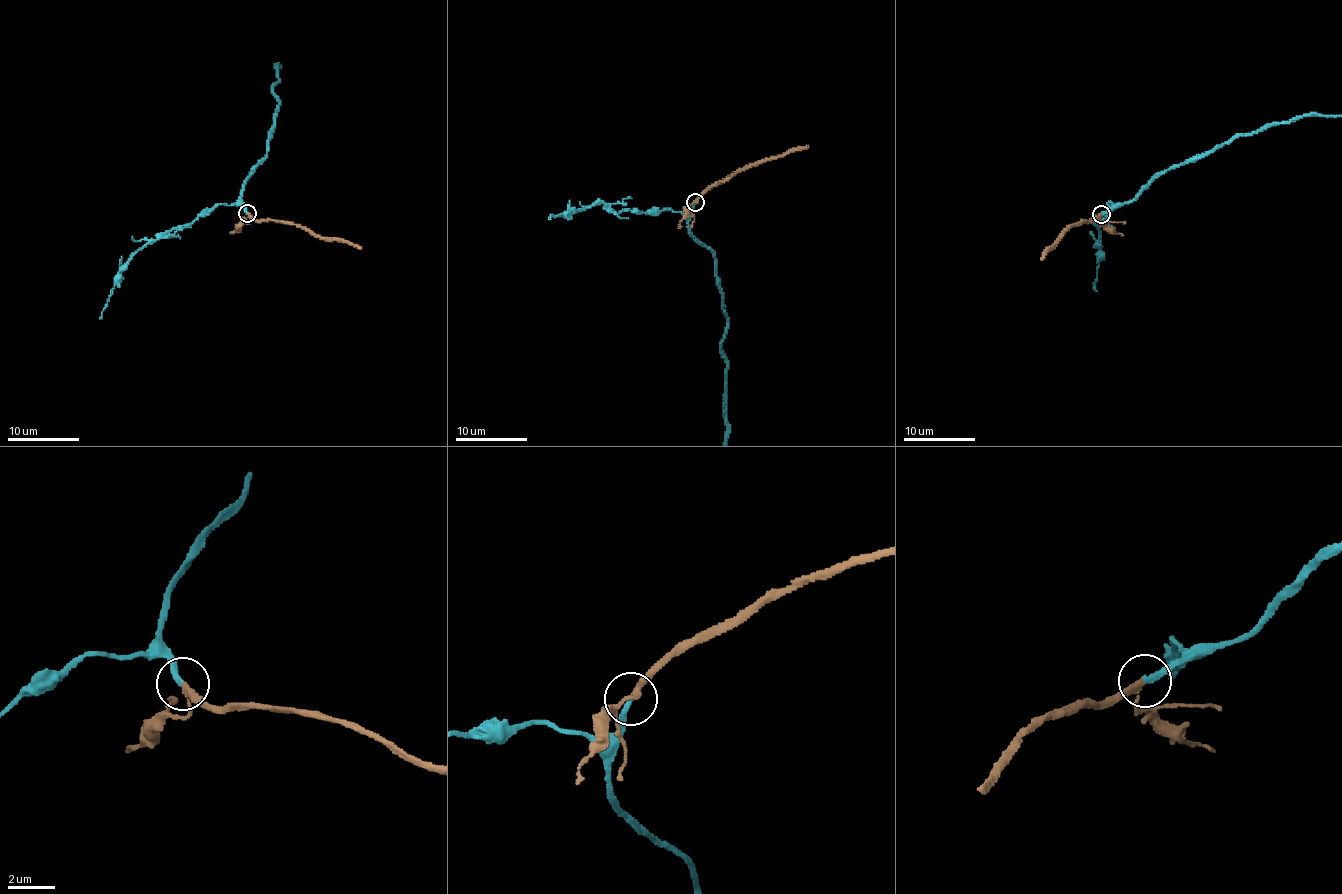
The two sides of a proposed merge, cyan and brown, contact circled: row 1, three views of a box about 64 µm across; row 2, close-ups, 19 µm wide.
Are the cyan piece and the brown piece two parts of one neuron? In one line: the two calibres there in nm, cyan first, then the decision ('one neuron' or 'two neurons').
calibres 240 and 200 nm; one neuron

